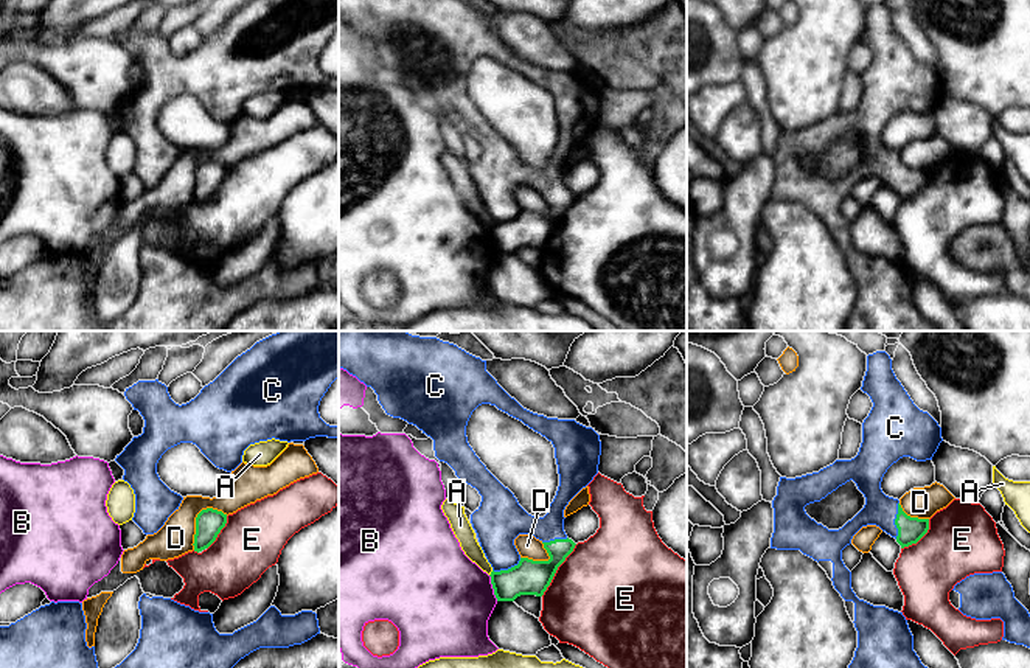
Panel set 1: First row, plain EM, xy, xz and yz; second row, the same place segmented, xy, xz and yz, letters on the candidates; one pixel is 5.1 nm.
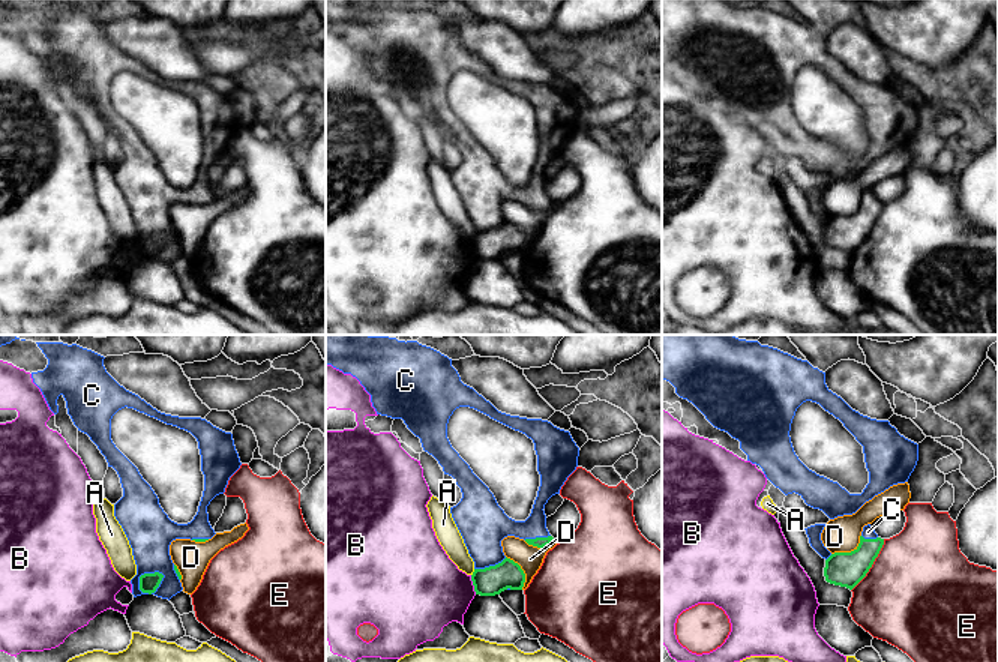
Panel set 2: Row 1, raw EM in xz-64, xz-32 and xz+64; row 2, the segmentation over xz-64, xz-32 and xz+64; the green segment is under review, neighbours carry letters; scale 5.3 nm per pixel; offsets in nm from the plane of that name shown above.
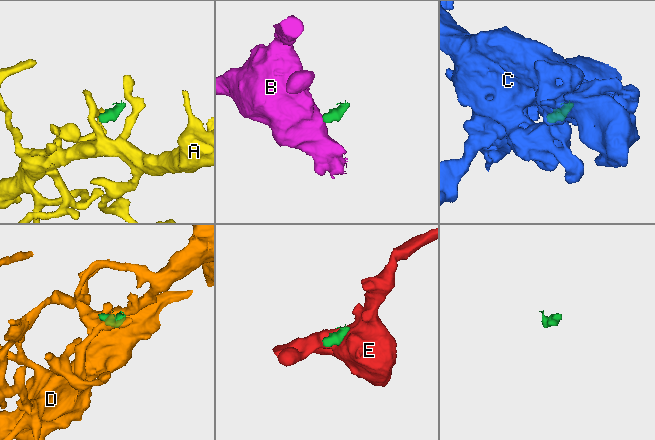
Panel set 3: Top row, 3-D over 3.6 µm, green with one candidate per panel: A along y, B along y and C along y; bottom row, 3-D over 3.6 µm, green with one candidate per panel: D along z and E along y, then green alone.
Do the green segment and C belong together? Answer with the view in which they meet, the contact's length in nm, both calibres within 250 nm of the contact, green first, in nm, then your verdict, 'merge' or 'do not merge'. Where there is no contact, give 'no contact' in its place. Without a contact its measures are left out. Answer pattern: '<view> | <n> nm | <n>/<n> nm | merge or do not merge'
yz | 190 nm | 140/170 nm | merge

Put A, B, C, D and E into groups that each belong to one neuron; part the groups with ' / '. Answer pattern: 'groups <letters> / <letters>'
groups A / B / C / D / E

